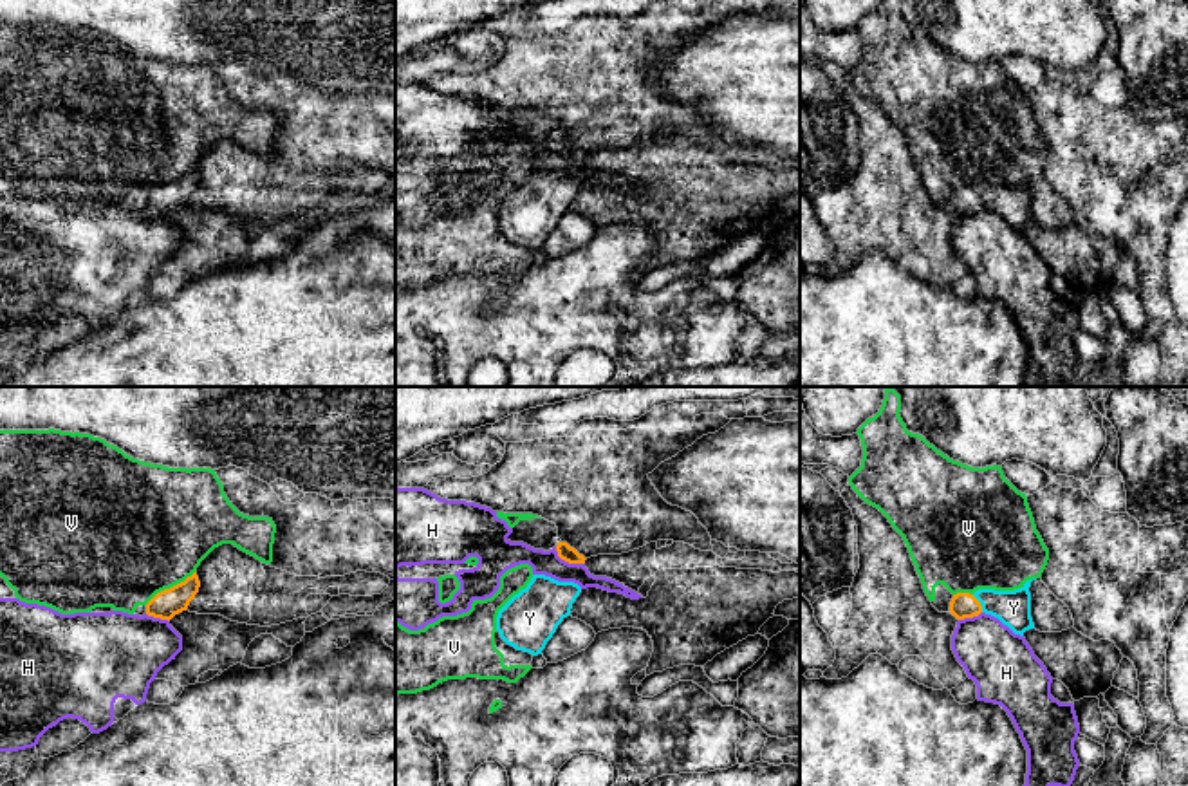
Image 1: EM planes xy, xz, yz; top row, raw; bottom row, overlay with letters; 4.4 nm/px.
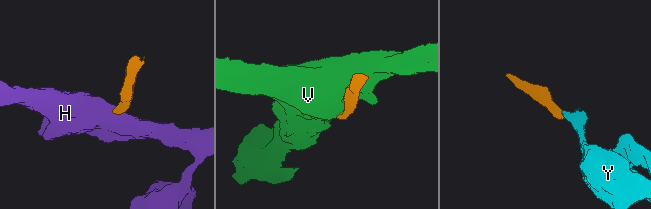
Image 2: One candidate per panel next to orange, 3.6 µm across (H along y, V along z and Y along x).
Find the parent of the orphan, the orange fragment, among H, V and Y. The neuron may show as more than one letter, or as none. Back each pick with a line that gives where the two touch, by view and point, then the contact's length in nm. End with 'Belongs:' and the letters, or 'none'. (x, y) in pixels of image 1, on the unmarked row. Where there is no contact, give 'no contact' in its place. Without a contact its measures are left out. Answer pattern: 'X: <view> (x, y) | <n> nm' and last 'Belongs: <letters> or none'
Y: yz (979, 199) | 90 nm
Belongs: Y

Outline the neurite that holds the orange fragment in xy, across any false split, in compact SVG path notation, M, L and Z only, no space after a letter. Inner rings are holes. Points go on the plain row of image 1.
M197 166L184 177L157 188L146 199L146 210L161 215L172 215L175 210L188 204L190 197L199 188L200 177Z

